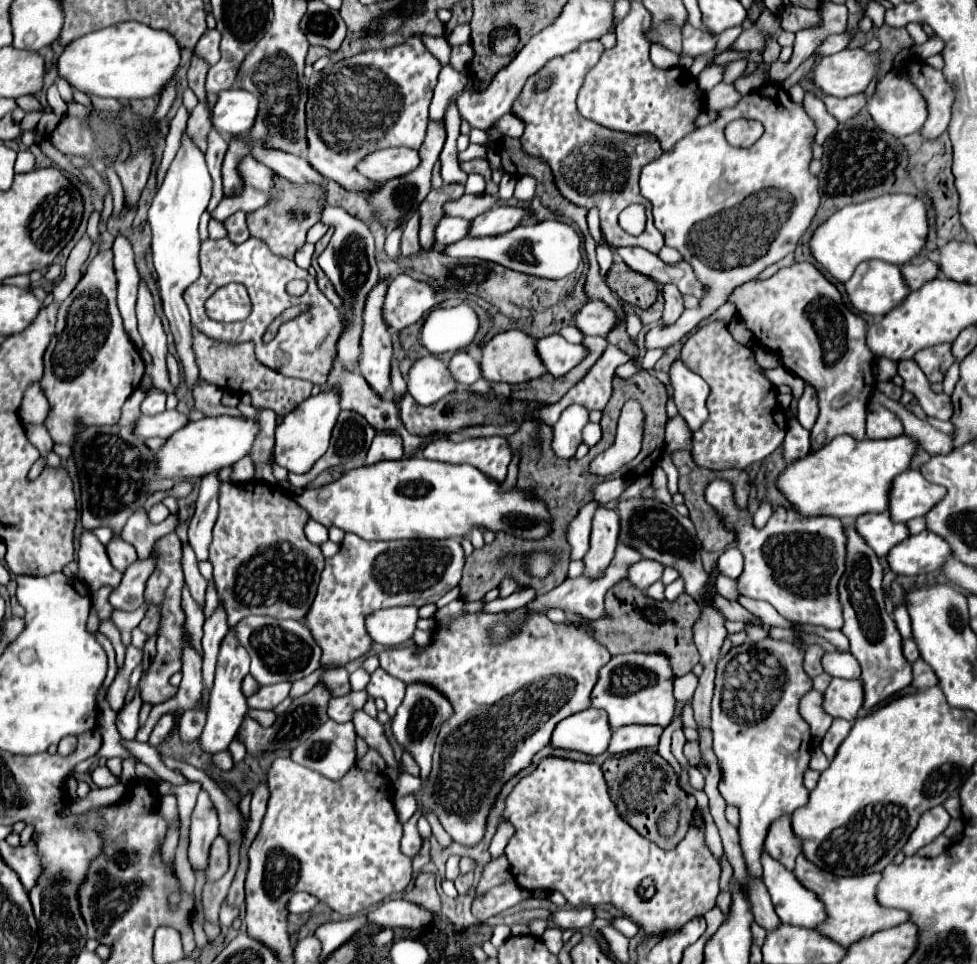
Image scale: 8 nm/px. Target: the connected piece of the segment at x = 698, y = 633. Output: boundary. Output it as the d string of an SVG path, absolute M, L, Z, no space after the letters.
M700 604L700 608L702 616L694 624L694 642L700 652L700 662L704 666L704 672L710 676L716 670L720 648L728 632L724 628L724 616L720 616L720 612L714 612L710 604Z

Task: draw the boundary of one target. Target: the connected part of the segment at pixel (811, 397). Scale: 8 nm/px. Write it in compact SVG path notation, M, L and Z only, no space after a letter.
M806 386L802 398L798 400L798 422L804 426L804 428L812 428L816 418L818 418L818 396L816 396L816 390Z

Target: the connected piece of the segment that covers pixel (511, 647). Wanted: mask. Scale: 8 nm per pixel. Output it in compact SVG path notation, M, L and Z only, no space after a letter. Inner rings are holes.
M528 608L506 610L498 614L464 614L446 626L436 626L430 644L422 650L418 646L388 648L378 655L380 667L400 678L406 684L422 682L436 688L452 704L452 716L442 724L436 746L446 746L434 752L432 772L428 780L402 774L394 782L394 800L414 794L418 810L416 818L430 810L438 816L444 830L454 842L462 846L476 846L486 834L488 814L502 790L502 786L514 778L520 770L532 764L536 752L540 752L552 734L552 728L570 714L588 708L588 696L596 684L598 670L610 660L610 652L590 632L574 622L552 622L542 612L530 612ZM502 620L516 624L518 632L506 642L492 644L490 632Z

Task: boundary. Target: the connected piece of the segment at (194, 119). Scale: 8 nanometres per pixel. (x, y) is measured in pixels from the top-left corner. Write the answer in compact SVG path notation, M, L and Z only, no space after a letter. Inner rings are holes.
M198 104L188 118L186 132L192 136L192 140L196 144L200 144L202 152L206 150L206 134L208 134L210 128L212 128L212 124L208 120L208 104Z

